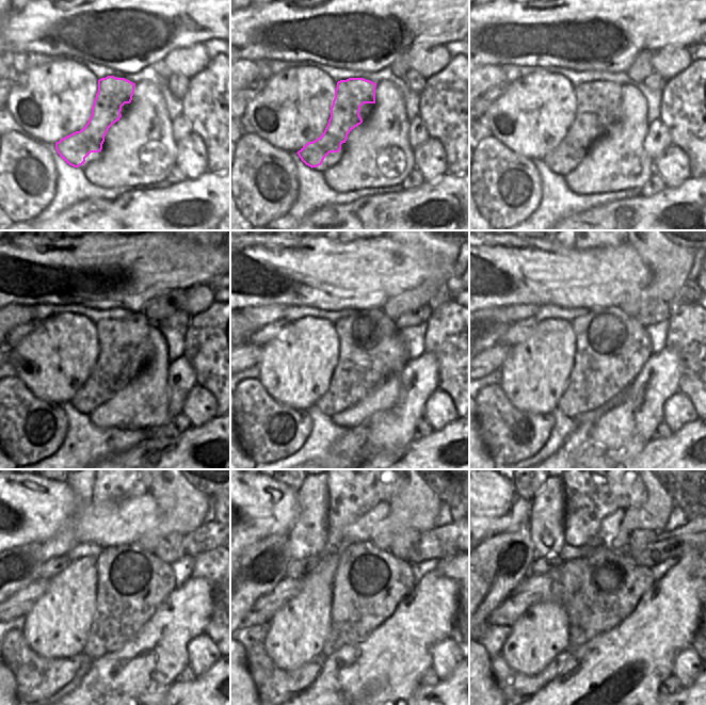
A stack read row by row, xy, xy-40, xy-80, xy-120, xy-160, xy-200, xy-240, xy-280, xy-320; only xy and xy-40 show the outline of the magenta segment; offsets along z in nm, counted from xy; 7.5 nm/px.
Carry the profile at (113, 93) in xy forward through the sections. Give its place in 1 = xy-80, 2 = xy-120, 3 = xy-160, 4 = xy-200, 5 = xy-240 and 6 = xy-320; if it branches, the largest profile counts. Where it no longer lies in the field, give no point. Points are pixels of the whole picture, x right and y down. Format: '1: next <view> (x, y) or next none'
1: next xy-80 (586, 124)
2: next xy-120 (135, 327)
3: next xy-160 (373, 321)
4: next xy-200 (627, 330)
5: next xy-240 (131, 558)
6: next xy-320 (639, 579)

